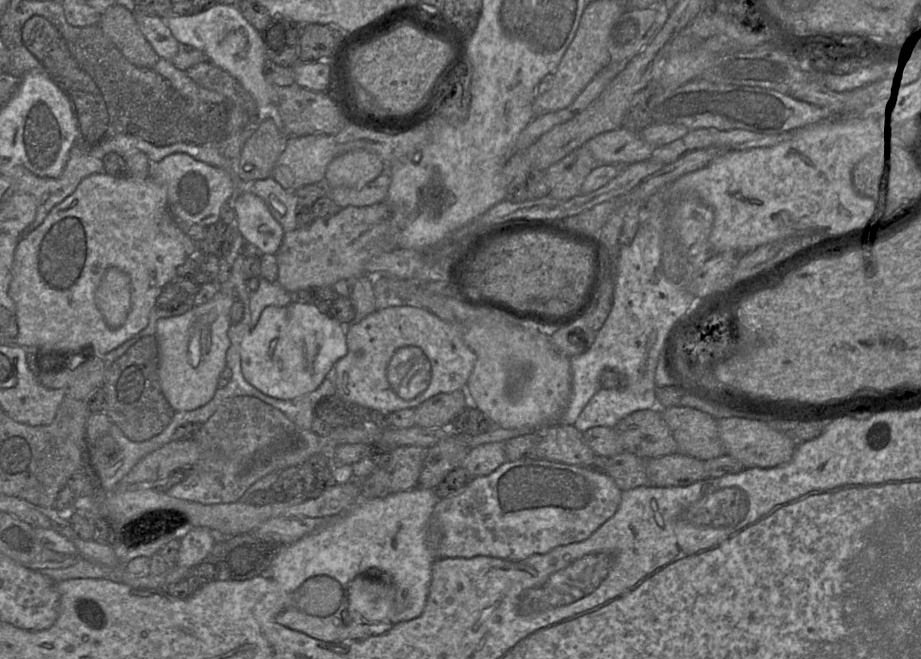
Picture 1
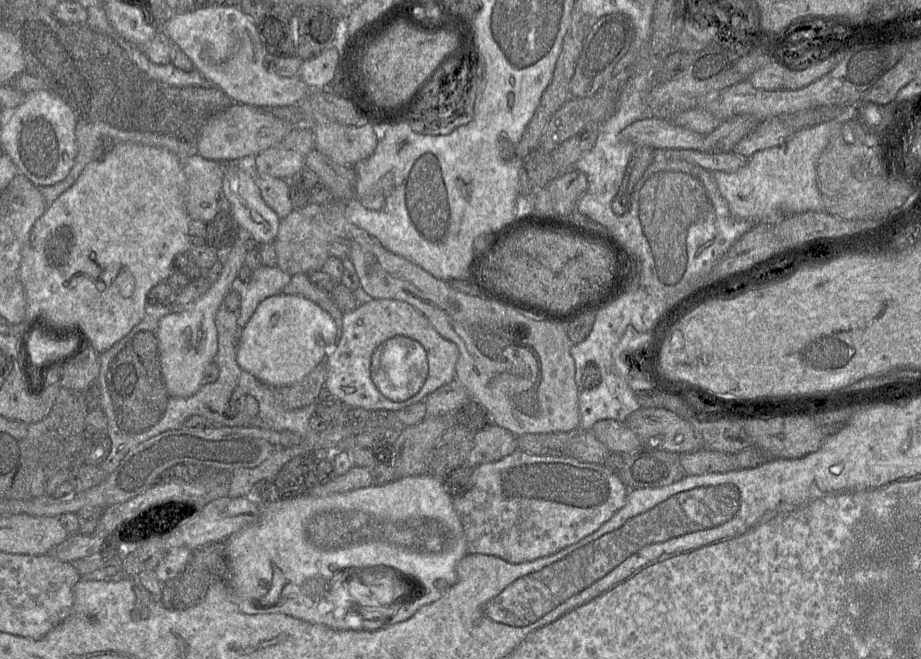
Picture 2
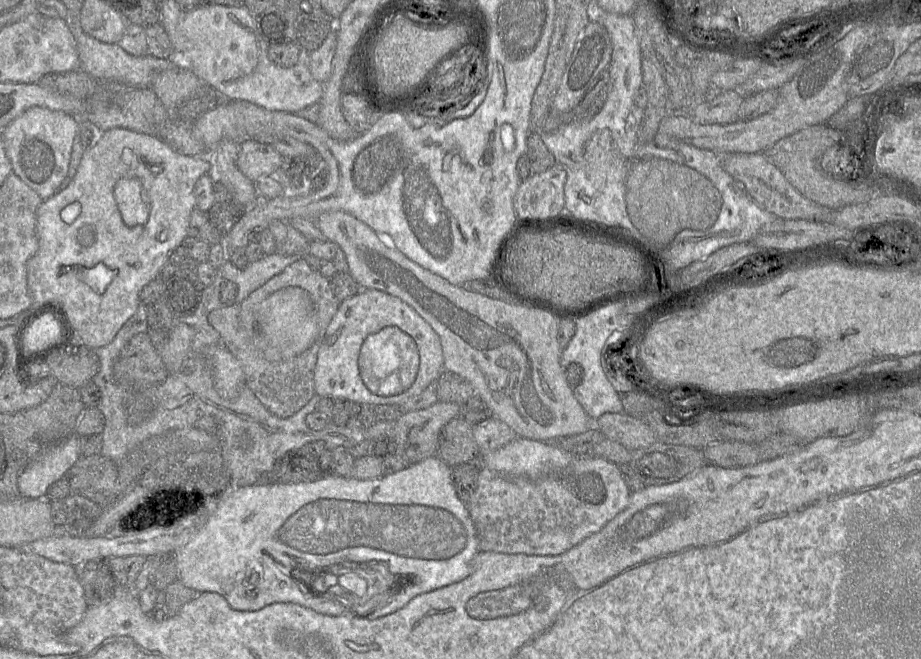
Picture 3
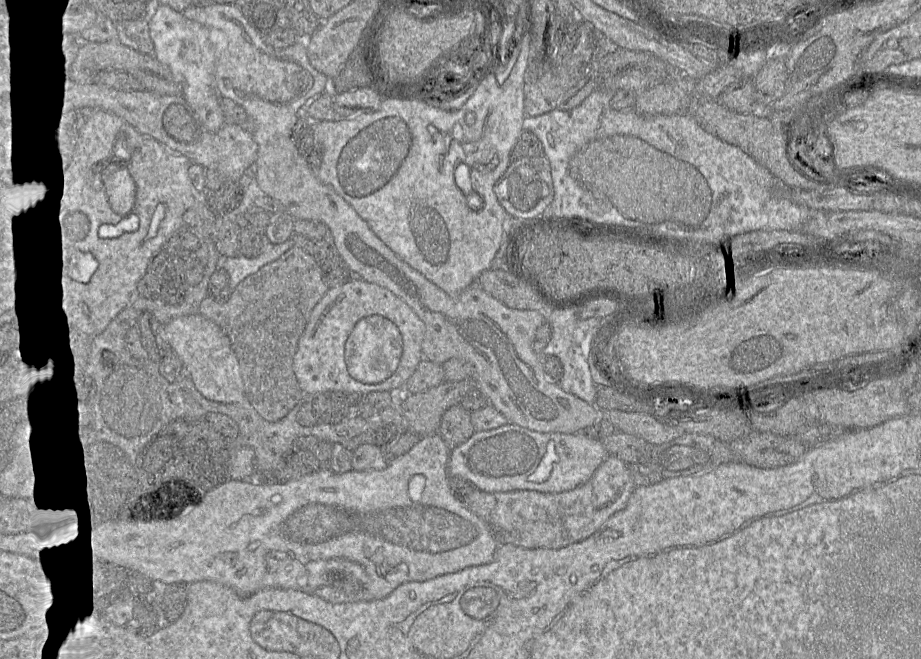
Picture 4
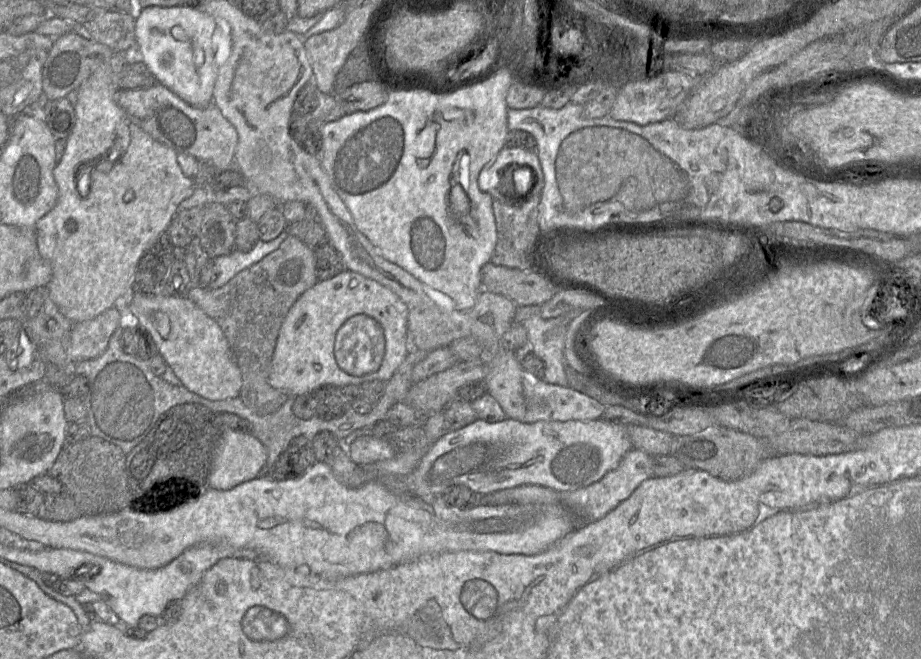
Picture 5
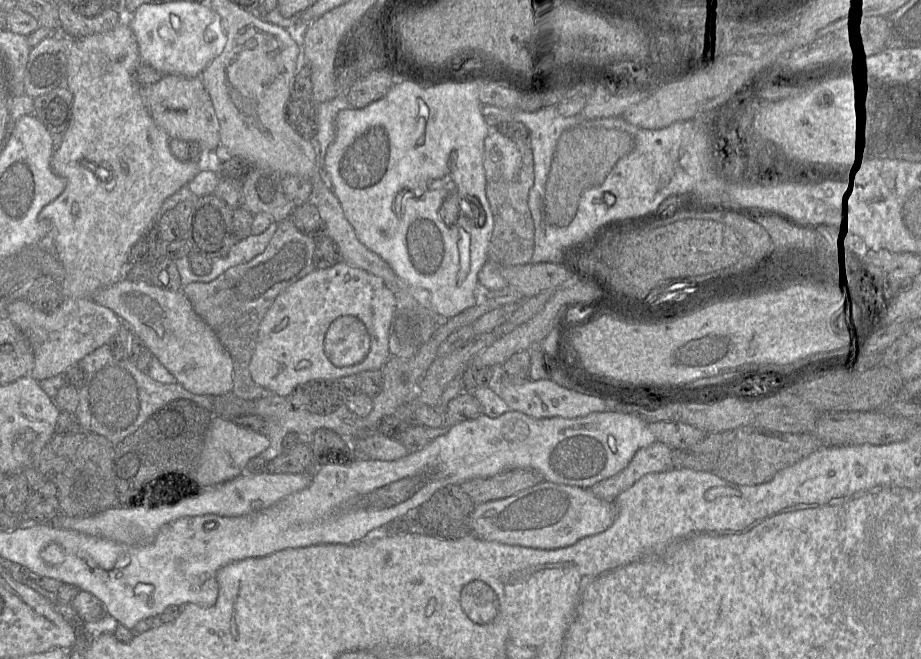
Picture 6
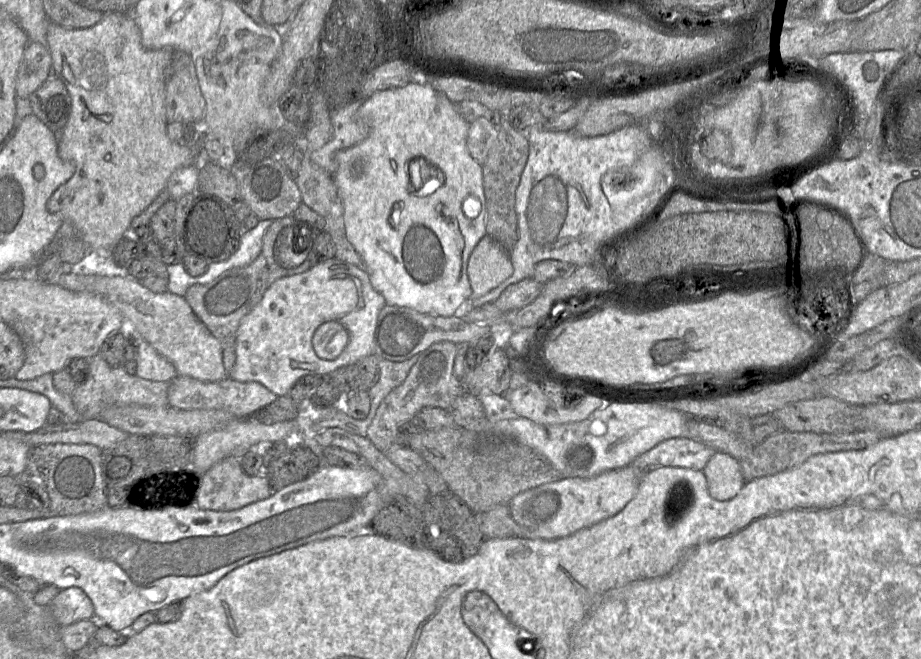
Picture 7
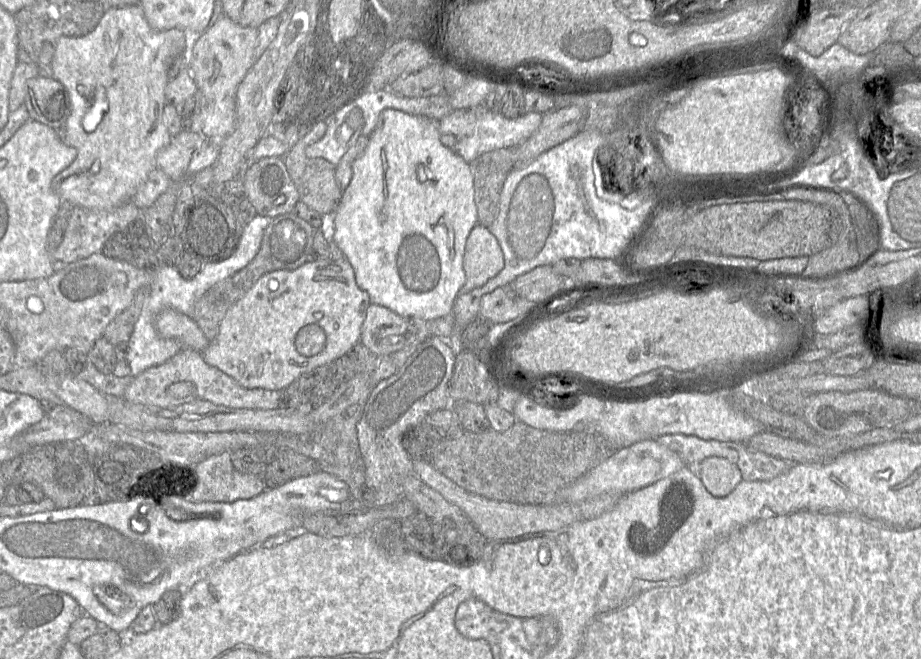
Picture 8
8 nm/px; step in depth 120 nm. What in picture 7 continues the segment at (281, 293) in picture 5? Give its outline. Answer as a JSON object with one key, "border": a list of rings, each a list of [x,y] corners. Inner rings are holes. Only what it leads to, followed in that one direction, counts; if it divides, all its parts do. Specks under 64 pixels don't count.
{"border":[[[292,215],[276,219],[266,230],[262,249],[253,262],[226,270],[206,284],[193,285],[187,289],[184,295],[187,304],[221,345],[227,376],[236,361],[235,337],[241,319],[262,299],[275,280],[304,273],[316,264],[315,243],[318,235],[319,231],[315,227]]]}

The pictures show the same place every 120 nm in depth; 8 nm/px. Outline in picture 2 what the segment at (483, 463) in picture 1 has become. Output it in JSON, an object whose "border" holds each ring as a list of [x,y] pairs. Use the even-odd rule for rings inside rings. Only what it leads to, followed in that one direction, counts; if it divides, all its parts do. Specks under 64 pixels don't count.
{"border":[[[496,424],[474,432],[470,462],[466,464],[479,465],[497,461],[518,449],[517,439],[517,436]]]}

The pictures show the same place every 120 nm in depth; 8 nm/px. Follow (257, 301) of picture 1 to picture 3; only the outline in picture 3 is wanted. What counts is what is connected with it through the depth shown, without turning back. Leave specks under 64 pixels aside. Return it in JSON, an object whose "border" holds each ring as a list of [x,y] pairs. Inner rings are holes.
{"border":[[[275,252],[274,254],[265,255],[259,261],[249,262],[244,269],[238,269],[231,262],[225,261],[217,269],[217,272],[222,278],[236,284],[236,303],[240,303],[250,293],[264,285],[275,275],[281,273],[288,265],[300,257],[300,255],[284,256]]]}

